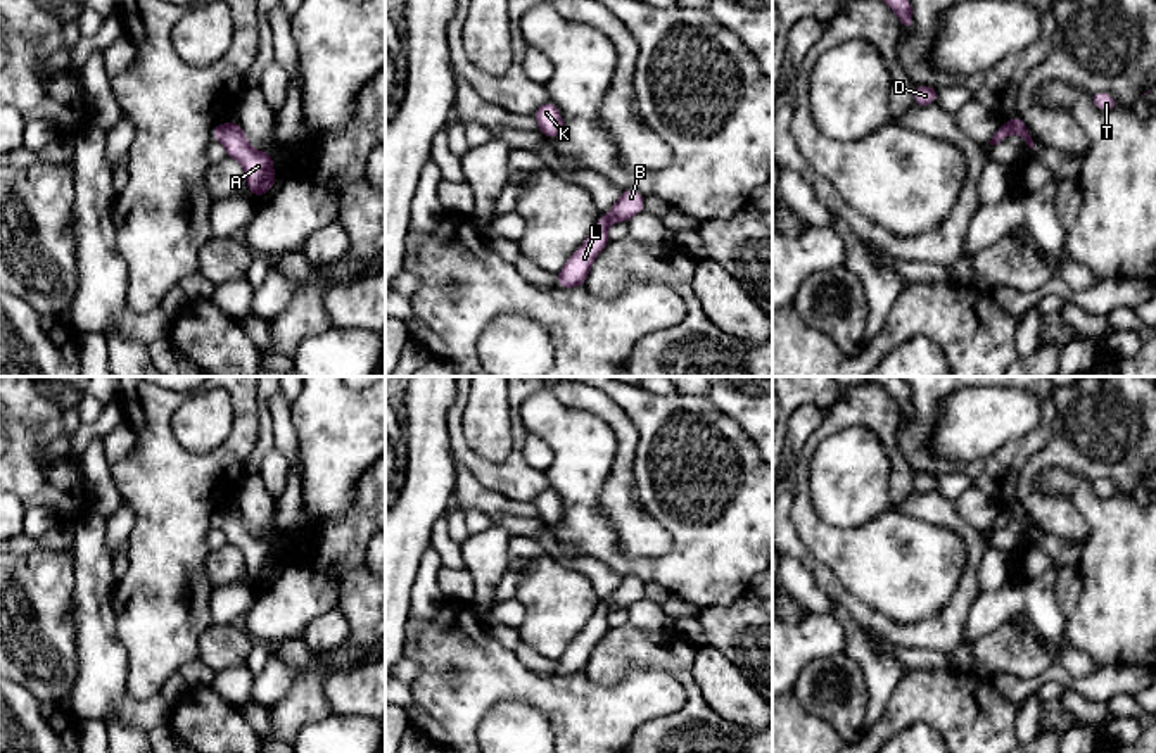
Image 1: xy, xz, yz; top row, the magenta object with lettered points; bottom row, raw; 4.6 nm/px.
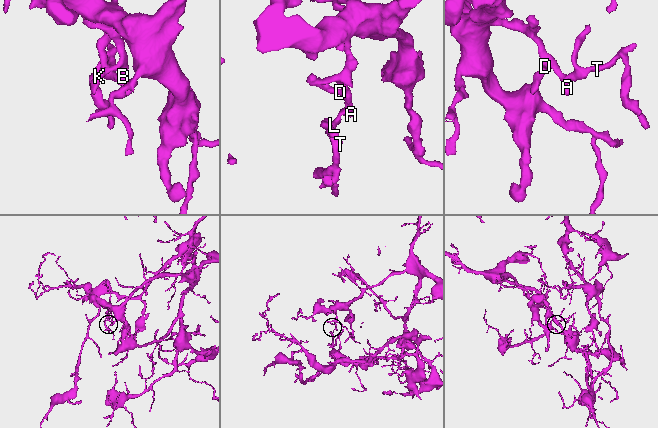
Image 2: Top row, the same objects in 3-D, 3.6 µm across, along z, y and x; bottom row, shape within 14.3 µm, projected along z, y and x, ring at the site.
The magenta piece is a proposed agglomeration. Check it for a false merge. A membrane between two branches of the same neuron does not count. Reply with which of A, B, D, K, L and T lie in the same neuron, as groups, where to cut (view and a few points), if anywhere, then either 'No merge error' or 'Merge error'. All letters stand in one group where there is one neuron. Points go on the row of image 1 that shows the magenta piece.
Groups: A B D K L T. No split. No merge error

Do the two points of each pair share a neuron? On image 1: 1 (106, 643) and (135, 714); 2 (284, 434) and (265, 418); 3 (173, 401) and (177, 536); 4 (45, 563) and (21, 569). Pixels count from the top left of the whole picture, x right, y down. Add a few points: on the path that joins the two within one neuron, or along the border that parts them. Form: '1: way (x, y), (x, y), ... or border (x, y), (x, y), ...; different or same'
1: way (106, 660), (106, 684), (118, 696); same
2: border (266, 404), (272, 415), (272, 439), (275, 446); different
3: way (161, 434), (161, 479), (173, 491), (173, 503); same
4: way (40, 569), (26, 569); same

